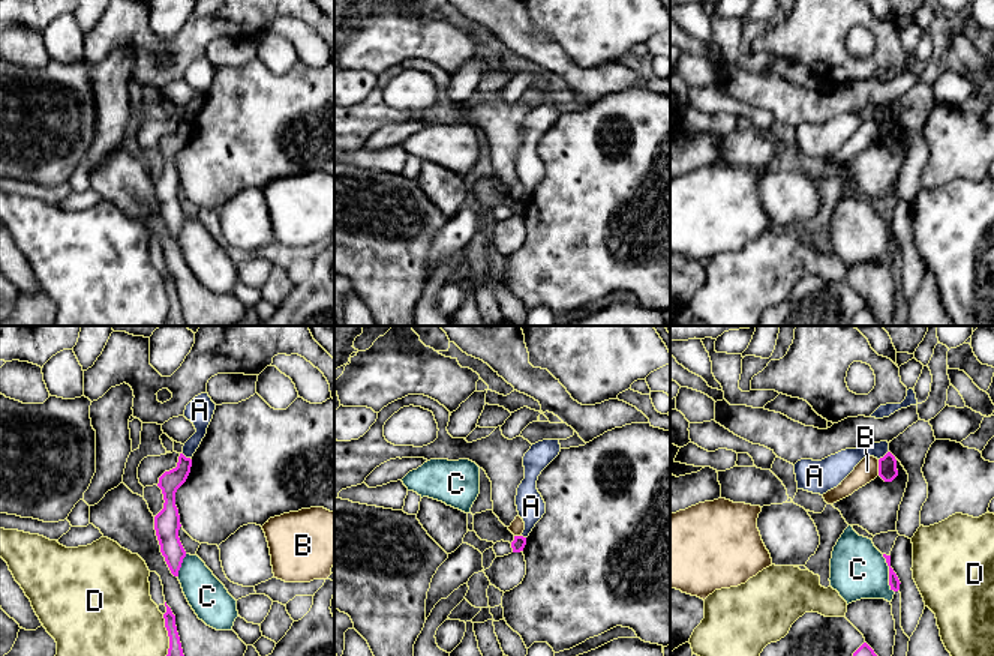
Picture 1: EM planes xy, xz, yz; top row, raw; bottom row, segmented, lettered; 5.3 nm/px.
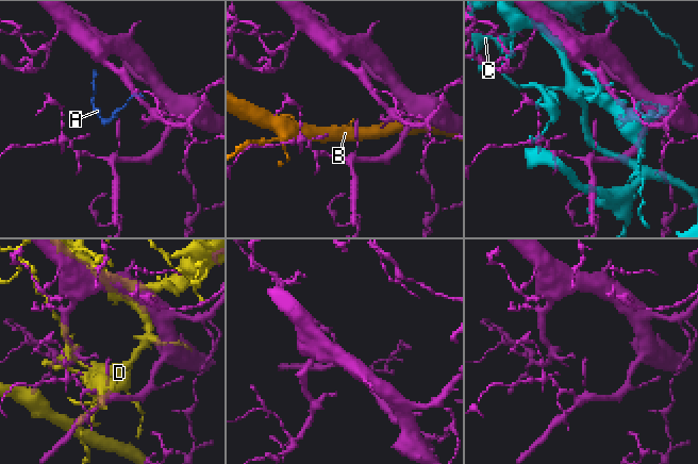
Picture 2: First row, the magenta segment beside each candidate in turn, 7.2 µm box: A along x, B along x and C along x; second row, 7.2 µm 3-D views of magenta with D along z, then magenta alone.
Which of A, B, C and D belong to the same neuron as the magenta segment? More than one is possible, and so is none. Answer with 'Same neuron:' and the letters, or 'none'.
Same neuron: none

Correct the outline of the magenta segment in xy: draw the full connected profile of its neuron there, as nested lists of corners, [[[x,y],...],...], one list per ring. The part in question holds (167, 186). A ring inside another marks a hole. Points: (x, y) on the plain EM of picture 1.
[[[183,117],[178,120],[177,131],[165,135],[159,141],[157,150],[163,158],[163,173],[154,180],[154,194],[160,209],[160,216],[174,240],[178,240],[186,215],[180,206],[180,179],[175,170],[175,156],[186,146],[192,131],[192,123]]]

